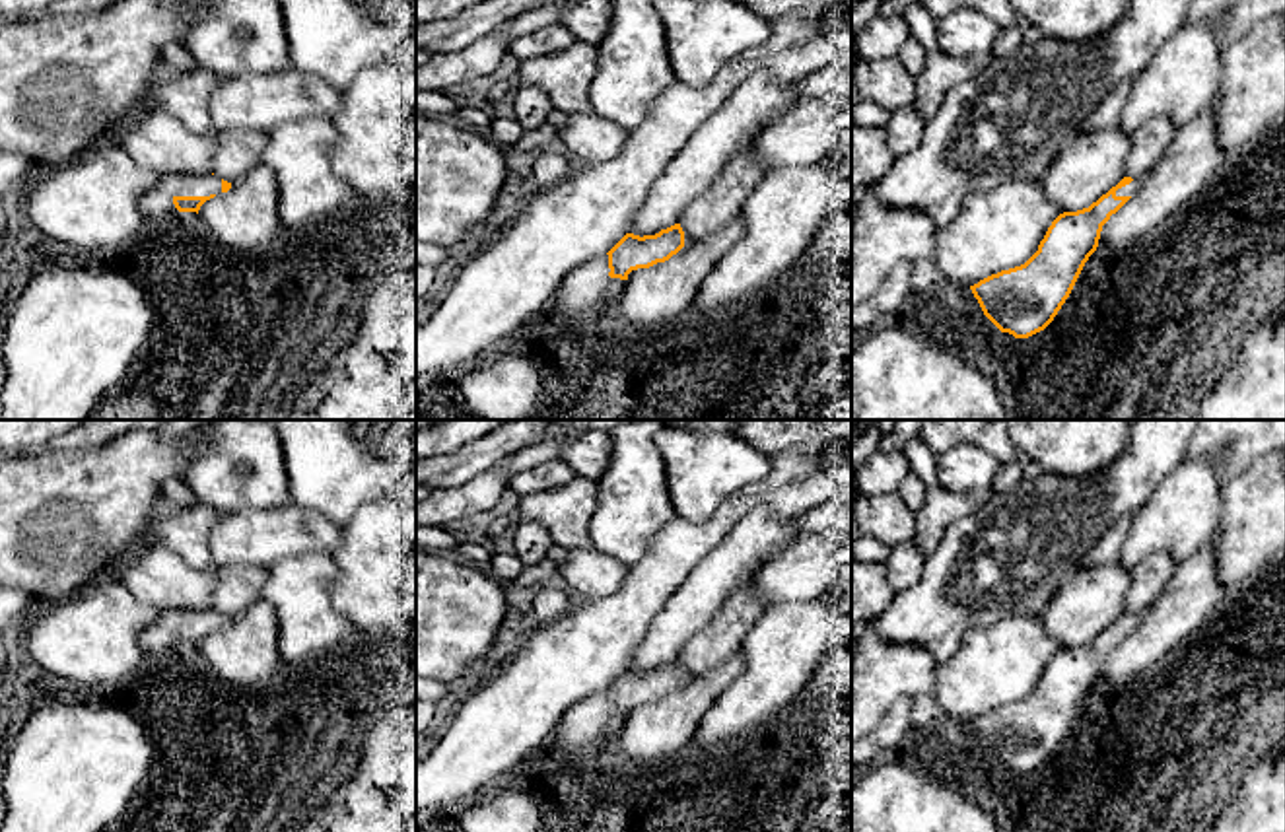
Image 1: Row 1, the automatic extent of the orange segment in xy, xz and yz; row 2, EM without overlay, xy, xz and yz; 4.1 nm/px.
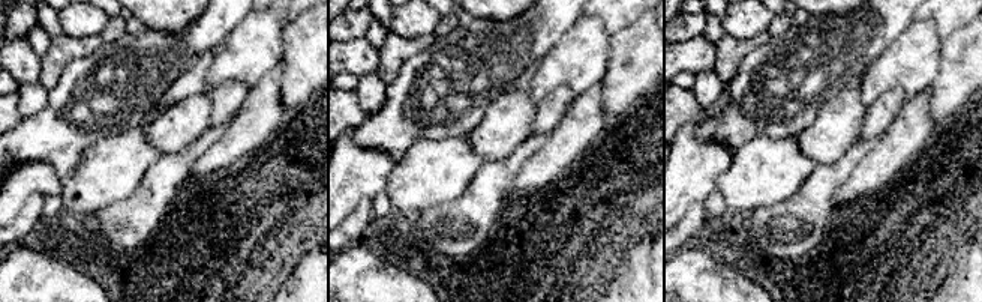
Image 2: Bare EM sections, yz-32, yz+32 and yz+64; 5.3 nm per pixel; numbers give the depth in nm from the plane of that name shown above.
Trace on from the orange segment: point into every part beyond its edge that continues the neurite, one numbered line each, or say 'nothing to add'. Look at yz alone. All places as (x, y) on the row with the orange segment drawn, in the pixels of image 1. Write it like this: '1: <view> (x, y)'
1: yz (1130, 189)

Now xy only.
1: xy (156, 205)

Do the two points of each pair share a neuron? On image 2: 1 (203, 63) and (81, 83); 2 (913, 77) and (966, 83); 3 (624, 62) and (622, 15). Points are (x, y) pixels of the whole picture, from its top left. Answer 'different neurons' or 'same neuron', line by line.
1: different neurons
2: different neurons
3: different neurons

